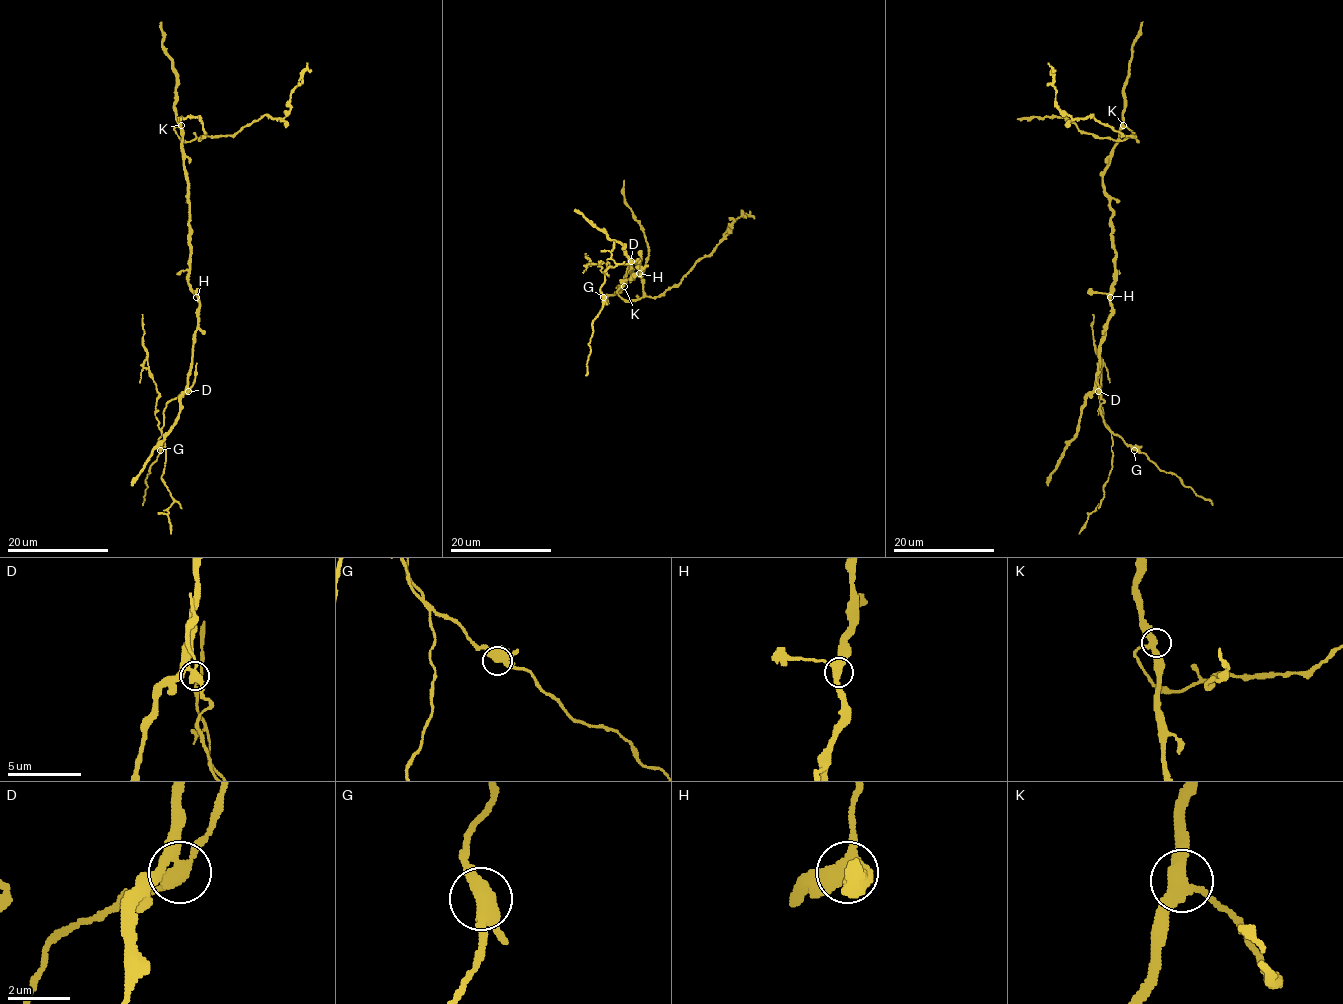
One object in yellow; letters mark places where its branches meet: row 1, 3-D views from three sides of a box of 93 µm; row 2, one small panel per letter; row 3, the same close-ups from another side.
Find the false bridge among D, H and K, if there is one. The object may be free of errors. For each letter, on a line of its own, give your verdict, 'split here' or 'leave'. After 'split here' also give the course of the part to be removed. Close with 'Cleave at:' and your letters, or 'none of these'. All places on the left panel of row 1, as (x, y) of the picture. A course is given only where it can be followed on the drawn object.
D: split here; course (187, 392), (166, 404), (157, 445), (160, 454), (146, 479), (142, 505)
H: leave
K: leave
Cleave at: D

